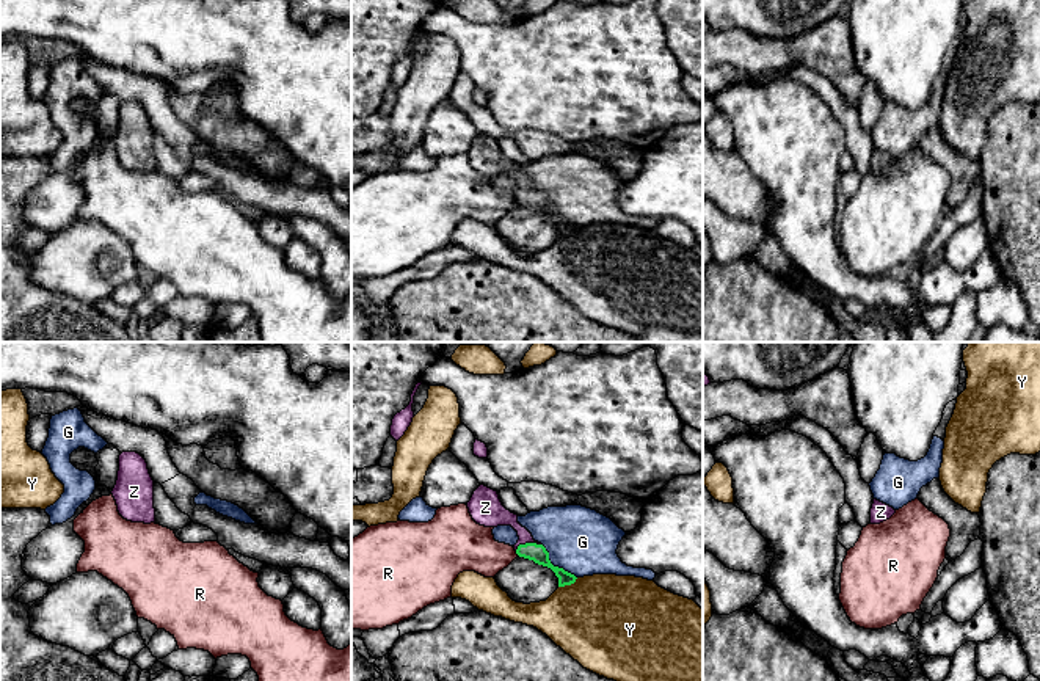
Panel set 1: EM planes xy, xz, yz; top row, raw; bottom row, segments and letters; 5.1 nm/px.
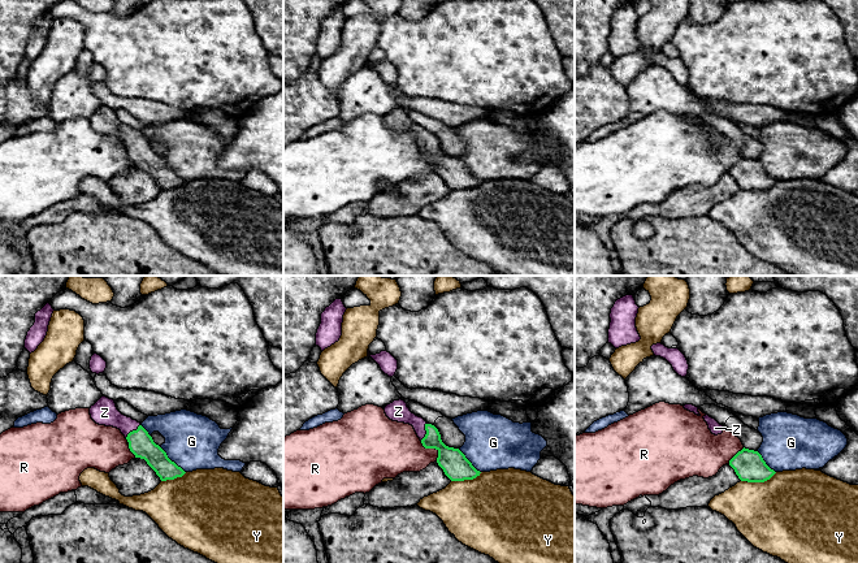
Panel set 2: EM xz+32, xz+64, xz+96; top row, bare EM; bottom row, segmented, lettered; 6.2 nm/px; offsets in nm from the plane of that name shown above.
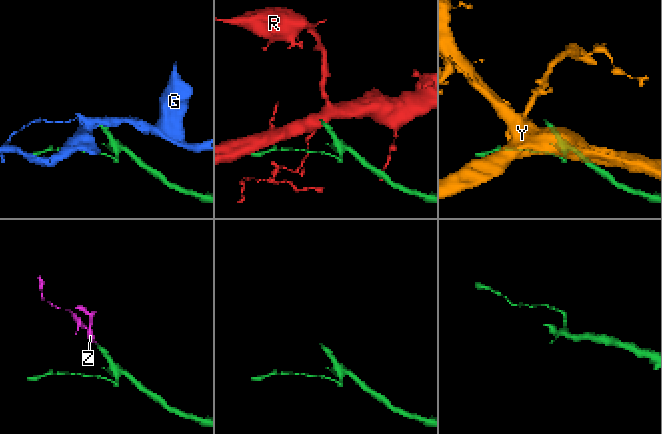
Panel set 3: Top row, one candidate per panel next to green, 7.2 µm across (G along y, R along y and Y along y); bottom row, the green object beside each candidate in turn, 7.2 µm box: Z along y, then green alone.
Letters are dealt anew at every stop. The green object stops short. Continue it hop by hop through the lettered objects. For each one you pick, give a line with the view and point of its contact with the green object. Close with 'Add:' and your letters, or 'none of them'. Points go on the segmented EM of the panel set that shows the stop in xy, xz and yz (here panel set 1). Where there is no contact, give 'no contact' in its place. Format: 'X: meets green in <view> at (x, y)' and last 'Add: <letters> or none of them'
Z: meets green in xz at (527, 543)
Add: Z

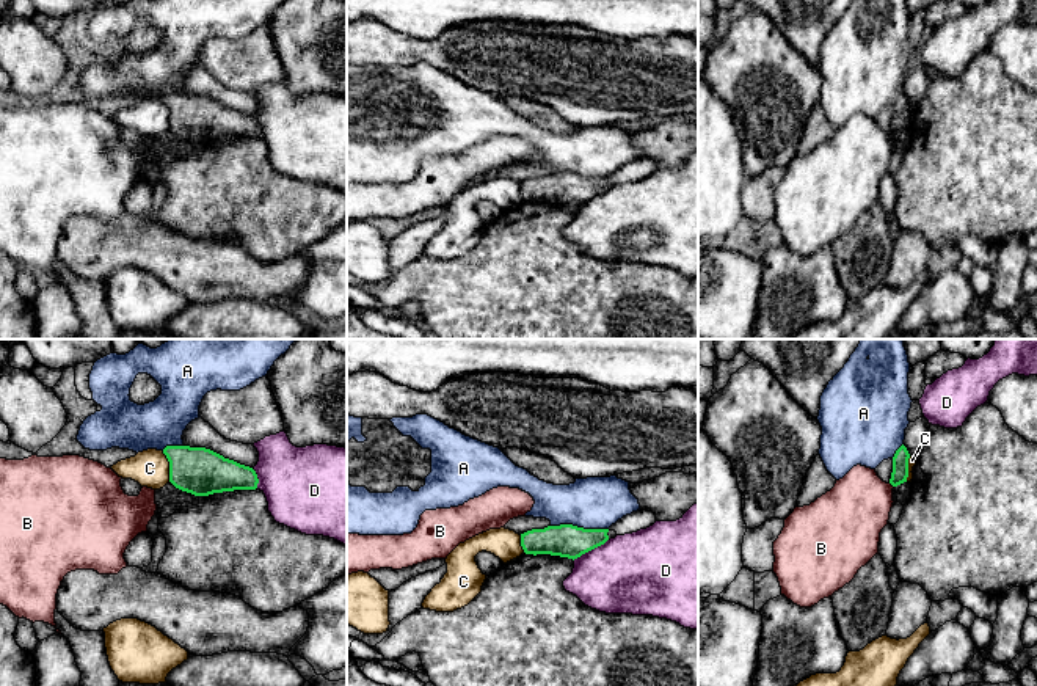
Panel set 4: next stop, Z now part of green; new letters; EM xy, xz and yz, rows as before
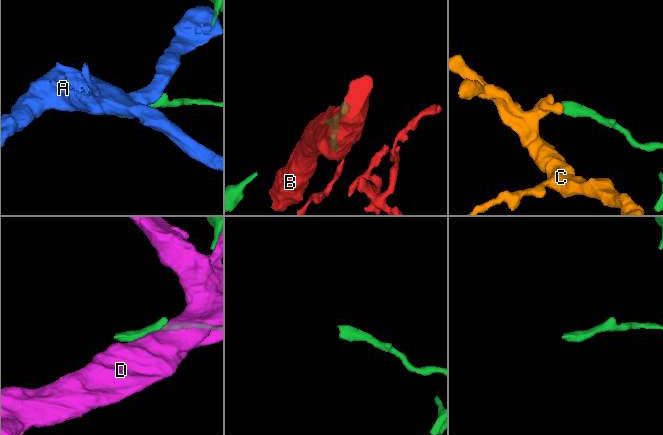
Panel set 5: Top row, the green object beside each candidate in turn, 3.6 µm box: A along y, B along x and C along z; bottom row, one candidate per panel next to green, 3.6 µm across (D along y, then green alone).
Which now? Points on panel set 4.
Add: none of them

